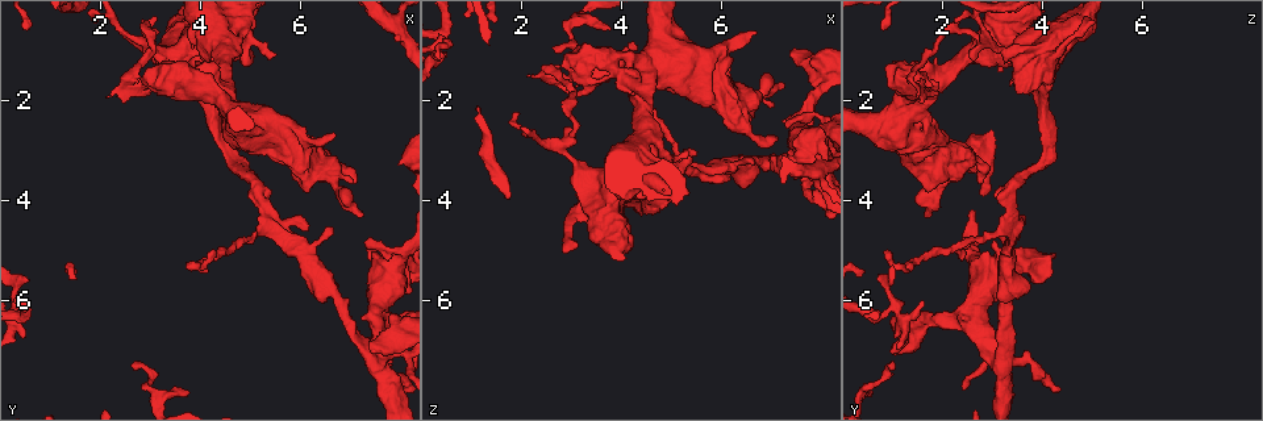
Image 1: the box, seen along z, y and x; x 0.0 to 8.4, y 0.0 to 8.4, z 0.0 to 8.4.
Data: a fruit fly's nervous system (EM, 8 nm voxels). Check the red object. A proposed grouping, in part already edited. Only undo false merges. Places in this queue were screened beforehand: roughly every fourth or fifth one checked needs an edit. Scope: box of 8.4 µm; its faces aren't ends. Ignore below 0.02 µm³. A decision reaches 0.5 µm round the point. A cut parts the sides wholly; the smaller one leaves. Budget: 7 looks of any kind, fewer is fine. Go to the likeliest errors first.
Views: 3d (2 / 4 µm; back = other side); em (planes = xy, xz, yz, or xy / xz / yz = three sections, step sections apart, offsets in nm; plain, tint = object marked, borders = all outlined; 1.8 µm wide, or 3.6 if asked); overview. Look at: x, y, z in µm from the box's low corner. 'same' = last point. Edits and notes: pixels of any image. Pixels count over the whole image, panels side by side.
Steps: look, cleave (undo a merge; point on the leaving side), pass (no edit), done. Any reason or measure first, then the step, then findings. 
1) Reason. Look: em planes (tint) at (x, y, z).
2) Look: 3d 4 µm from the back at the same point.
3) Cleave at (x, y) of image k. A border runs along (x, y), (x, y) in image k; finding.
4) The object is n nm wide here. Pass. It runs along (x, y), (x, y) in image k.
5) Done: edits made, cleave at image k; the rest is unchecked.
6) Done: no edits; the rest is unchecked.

Abrupt turn. Look: em planes (tint) at (7.45, 7.05, 3.20).

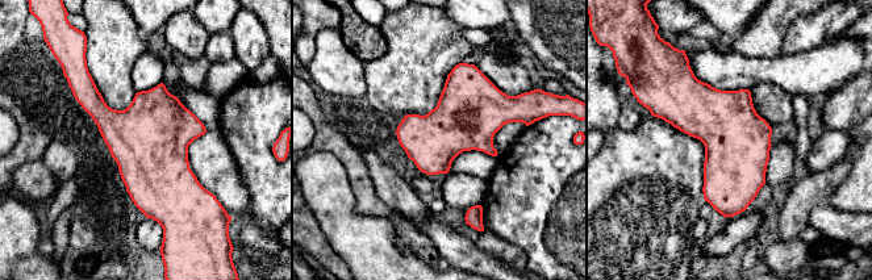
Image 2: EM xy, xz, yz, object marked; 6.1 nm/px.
The object is 360 nm wide here. Pass. All the same cell.

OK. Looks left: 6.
Sharp bend. Look: em xz step 8 (tint) at (3.95, 1.60, 1.40).

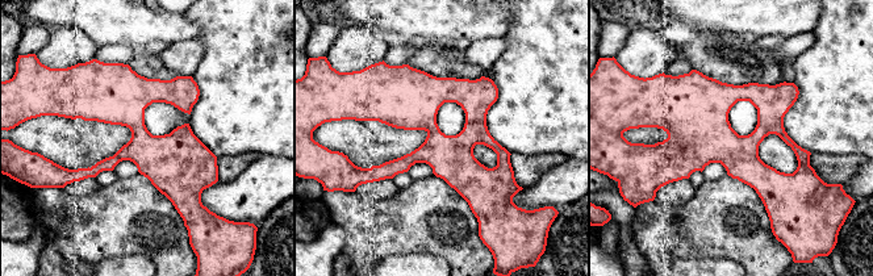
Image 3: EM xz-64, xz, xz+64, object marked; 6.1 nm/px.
Look: em planes (tint) at the same point.

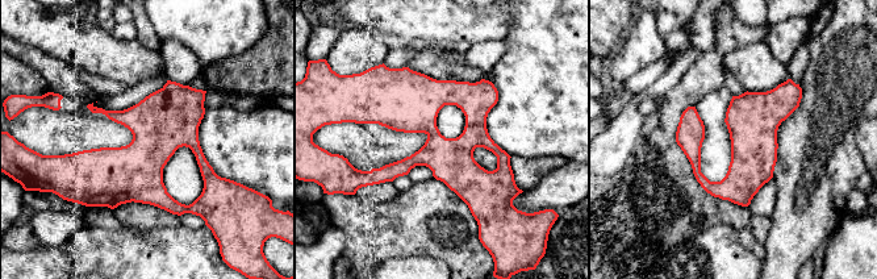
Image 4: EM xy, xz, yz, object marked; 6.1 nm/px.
Pass. All the same cell.

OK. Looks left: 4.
Thick turns thin. Look: em planes (tint) at (2.80, 1.00, 3.10).

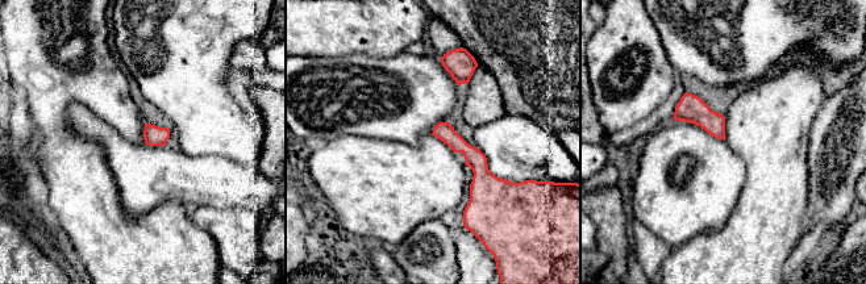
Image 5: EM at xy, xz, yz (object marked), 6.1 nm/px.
The object is 110 nm wide here. Pass. It runs along (441, 125), (479, 166), (474, 205) in image 5; one cell here.

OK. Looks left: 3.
Done: no edits; the rest is unchecked.

